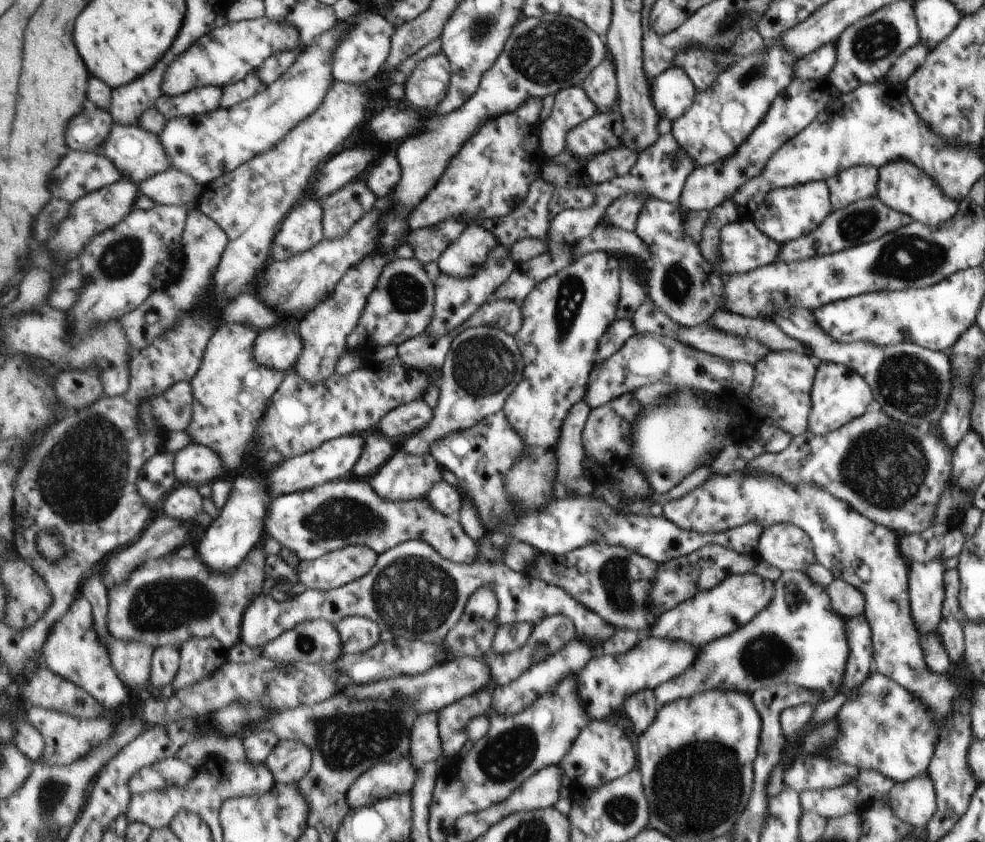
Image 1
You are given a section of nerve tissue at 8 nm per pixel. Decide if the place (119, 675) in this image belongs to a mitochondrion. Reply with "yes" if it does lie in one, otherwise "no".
no

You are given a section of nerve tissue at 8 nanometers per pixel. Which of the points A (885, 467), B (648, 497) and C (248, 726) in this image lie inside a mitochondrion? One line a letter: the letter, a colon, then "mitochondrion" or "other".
A: mitochondrion
B: other
C: other

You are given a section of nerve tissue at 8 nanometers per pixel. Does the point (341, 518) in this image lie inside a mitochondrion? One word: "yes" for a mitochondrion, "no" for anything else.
yes

